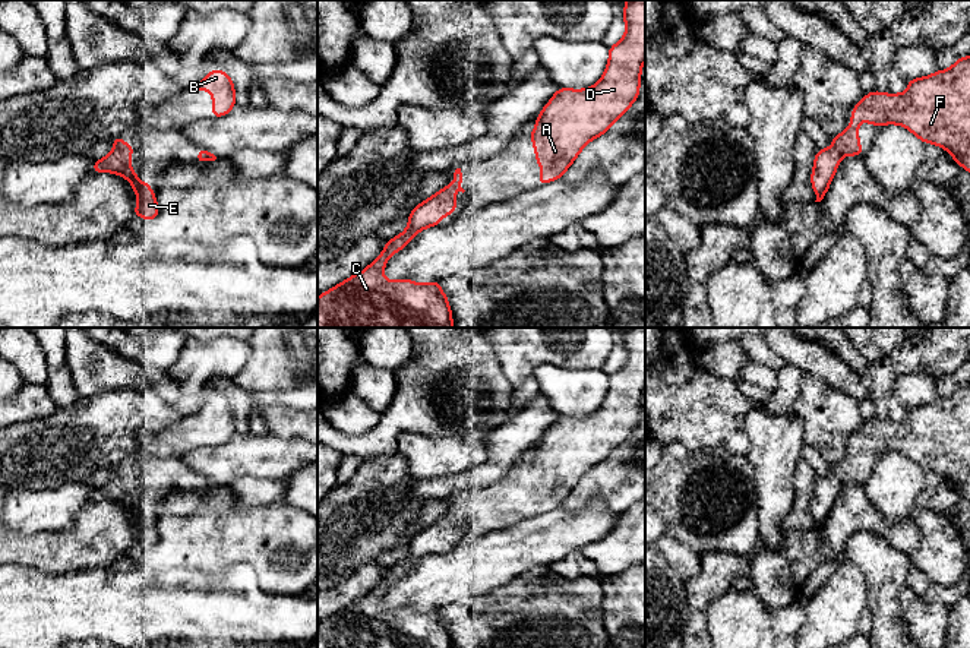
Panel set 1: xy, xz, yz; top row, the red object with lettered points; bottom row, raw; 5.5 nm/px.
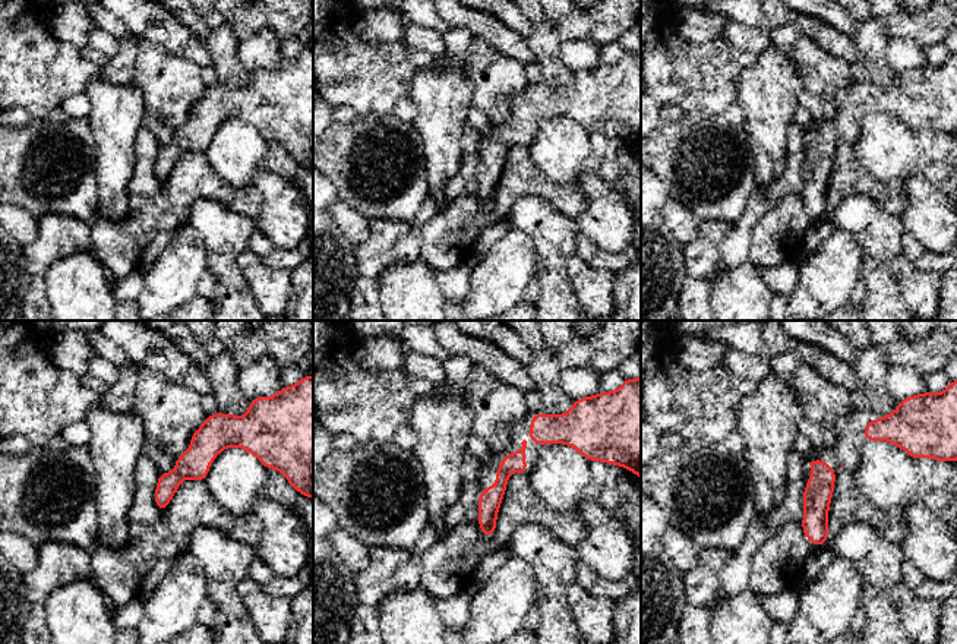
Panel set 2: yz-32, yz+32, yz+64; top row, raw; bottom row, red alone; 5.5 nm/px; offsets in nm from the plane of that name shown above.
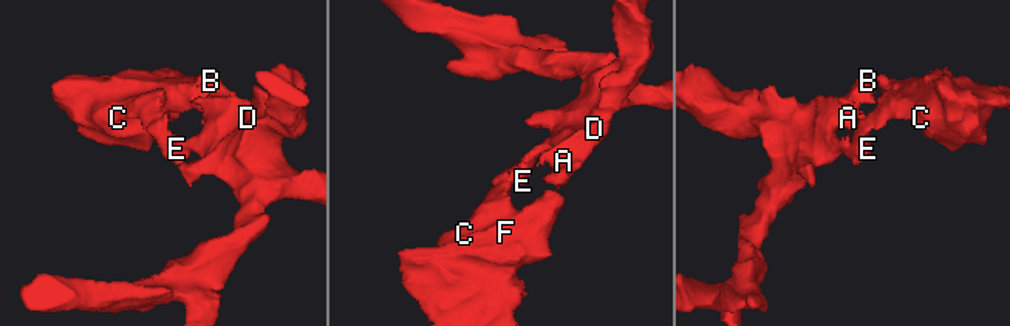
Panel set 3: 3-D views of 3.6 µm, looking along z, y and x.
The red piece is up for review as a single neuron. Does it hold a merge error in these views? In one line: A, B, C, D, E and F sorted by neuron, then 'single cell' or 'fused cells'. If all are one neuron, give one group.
A B C D E F; single cell

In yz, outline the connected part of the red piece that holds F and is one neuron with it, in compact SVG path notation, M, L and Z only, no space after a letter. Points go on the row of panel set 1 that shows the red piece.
M970 56L950 69L909 80L904 94L873 91L851 107L850 126L832 137L832 146L815 154L811 183L815 202L825 197L844 155L863 157L859 121L900 124L923 143L935 143L970 173Z

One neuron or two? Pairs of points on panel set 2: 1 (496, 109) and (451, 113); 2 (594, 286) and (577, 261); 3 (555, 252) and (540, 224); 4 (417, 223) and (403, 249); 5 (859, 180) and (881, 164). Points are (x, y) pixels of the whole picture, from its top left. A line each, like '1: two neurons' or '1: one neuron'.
1: two neurons
2: one neuron
3: one neuron
4: one neuron
5: two neurons

